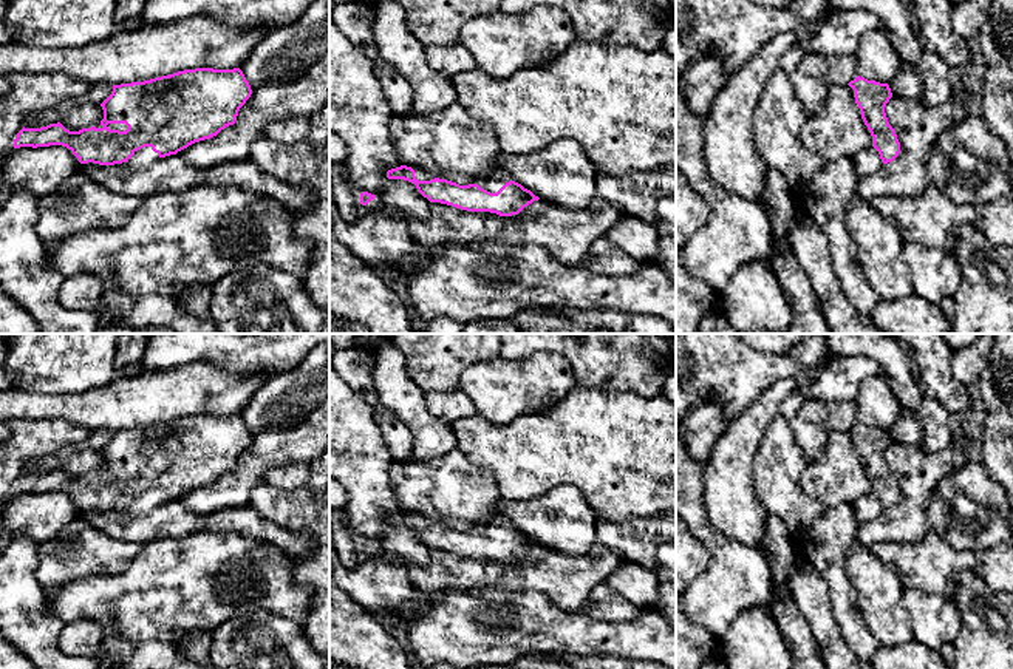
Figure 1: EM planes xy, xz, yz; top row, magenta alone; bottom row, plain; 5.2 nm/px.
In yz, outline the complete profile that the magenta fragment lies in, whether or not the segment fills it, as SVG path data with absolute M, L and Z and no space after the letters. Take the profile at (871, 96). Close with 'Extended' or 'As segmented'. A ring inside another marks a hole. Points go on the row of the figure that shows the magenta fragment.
M860 76L848 85L854 90L861 119L872 136L872 147L854 158L857 176L861 179L875 173L883 164L892 162L900 153L900 142L885 113L892 97L889 85Z. Extended

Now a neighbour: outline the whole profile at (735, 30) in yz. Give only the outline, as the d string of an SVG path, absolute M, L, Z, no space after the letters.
M676 0L676 76L687 71L694 59L713 53L722 59L724 71L732 77L779 32L792 31L796 43L804 46L827 14L812 22L803 22L787 9L759 6L750 0Z

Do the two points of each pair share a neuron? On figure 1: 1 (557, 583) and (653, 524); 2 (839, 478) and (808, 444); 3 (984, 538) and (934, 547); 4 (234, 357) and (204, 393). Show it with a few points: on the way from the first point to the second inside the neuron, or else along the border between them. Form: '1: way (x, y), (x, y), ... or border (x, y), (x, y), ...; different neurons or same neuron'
1: border (597, 539), (624, 560); different neurons
2: border (843, 430), (832, 428), (825, 447), (808, 462); different neurons
3: border (930, 529), (958, 549), (987, 550); different neurons
4: border (187, 363), (215, 363), (237, 376), (259, 374); different neurons

